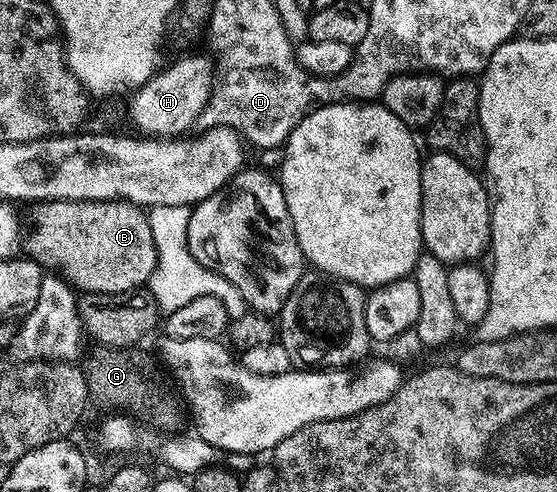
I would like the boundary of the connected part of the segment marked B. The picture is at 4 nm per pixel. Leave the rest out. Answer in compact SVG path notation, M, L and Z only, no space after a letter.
M41 201L36 204L37 207L33 211L33 228L29 231L29 236L24 236L23 251L28 258L35 260L42 269L48 269L50 272L56 273L69 284L70 287L81 293L91 294L117 294L126 293L127 290L135 290L144 288L149 282L151 273L157 264L157 250L155 249L155 241L151 237L151 225L149 224L148 214L136 203L126 203L124 201L108 201L108 202L82 202L68 203L66 201Z

